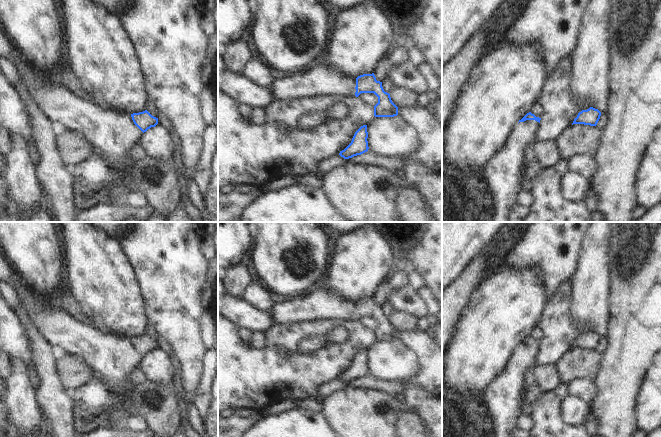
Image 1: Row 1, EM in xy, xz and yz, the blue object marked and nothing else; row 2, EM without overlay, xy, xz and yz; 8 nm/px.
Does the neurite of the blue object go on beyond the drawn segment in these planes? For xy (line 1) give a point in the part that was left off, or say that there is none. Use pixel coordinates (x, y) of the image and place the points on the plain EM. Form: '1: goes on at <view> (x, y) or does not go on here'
1: goes on at xy (115, 358)

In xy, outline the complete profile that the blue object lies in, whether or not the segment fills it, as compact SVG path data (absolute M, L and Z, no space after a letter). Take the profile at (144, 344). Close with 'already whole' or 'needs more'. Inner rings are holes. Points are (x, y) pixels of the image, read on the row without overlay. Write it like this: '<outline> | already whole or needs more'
M0 256L0 281L12 284L19 297L20 302L26 309L34 325L41 331L42 335L52 344L60 346L67 354L80 354L82 359L97 371L102 380L111 386L112 390L121 398L120 405L128 402L131 374L139 368L144 356L158 348L158 342L152 340L147 334L131 339L119 337L114 334L106 334L101 330L78 322L66 311L62 310L58 302L47 308L43 298L34 294L16 274L14 267Z | needs more

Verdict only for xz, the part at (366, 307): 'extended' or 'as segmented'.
extended

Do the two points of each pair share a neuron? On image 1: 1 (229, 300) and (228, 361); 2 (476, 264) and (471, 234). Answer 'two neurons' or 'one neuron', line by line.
1: two neurons
2: two neurons

